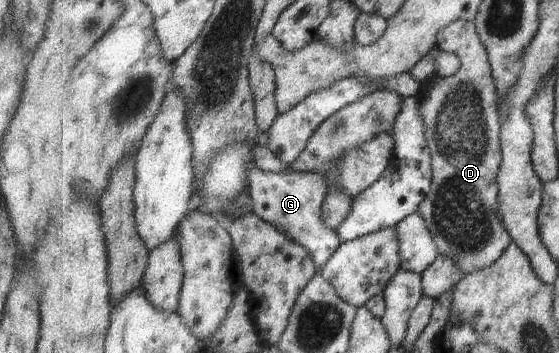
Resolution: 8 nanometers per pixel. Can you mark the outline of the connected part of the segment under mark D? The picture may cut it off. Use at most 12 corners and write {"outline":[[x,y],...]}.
{"outline":[[476,24],[437,34],[460,67],[416,96],[420,205],[462,276],[514,242],[499,212],[498,88]]}

